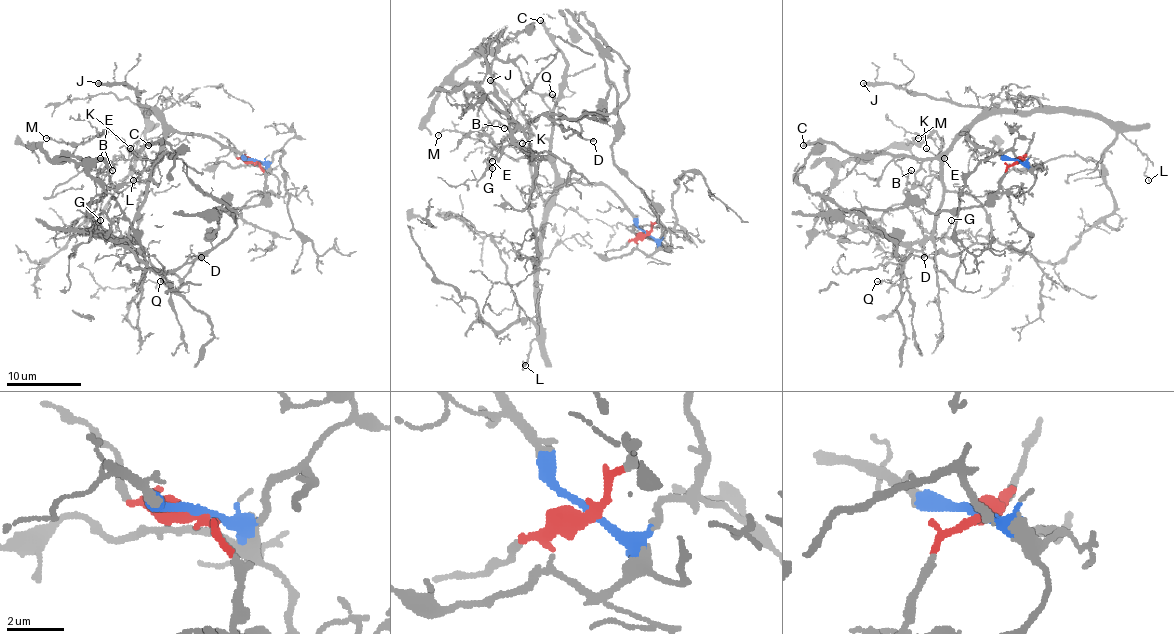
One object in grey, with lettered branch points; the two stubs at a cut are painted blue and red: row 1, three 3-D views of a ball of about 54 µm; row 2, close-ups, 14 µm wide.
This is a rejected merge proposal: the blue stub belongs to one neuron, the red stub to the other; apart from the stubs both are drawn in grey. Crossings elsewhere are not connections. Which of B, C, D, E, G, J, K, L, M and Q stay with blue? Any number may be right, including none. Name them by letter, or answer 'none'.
B, C, E, G, J, K, L, M

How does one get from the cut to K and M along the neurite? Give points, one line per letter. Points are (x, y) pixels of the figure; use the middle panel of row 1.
K: (645, 234), (631, 209), (603, 185), (562, 180), (556, 167), (545, 155), (532, 155), (523, 142)
M: (645, 234), (618, 196), (603, 185), (562, 180), (545, 155), (515, 159), (446, 129), (437, 135)

